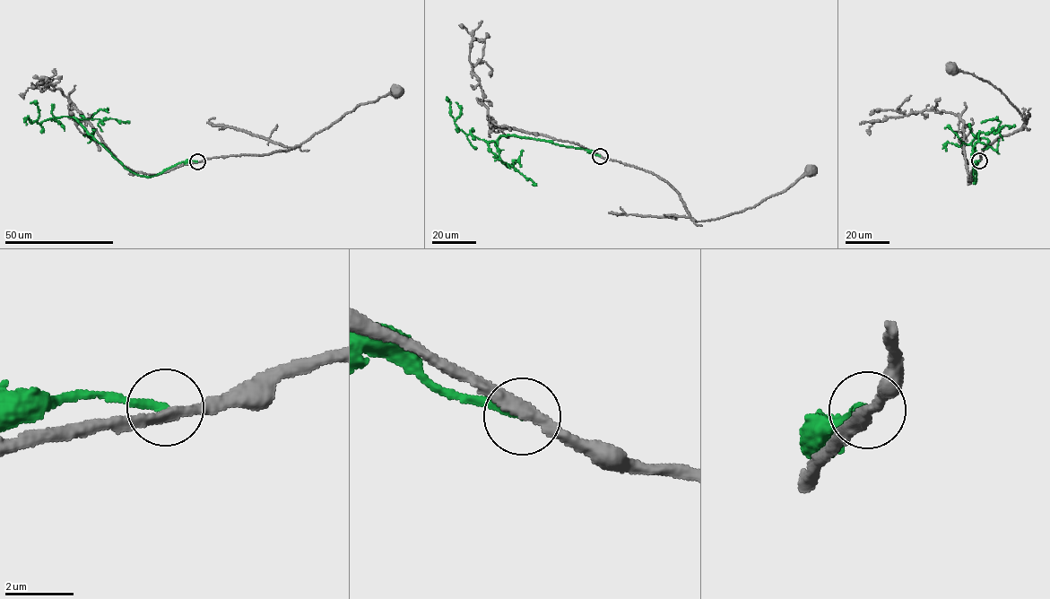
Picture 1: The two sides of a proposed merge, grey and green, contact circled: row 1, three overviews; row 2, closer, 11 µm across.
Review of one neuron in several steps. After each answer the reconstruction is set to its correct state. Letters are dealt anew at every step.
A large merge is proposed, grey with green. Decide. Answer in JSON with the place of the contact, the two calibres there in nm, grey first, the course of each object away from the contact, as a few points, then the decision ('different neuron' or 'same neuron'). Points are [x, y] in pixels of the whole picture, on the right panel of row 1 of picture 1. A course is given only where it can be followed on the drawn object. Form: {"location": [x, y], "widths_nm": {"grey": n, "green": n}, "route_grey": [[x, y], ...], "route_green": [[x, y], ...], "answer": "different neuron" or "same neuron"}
{"location": [979, 160], "widths_nm": {"grey": 320, "green": 240}, "route_grey": [[979, 160], [985, 146], [999, 137], [1019, 131], [1025, 124], [1019, 111], [998, 88], [972, 73], [951, 68]], "route_green": [[979, 160], [975, 165], [975, 183], [972, 156], [979, 133], [969, 144], [959, 146], [948, 143], [946, 151]], "answer": "different neuron"}

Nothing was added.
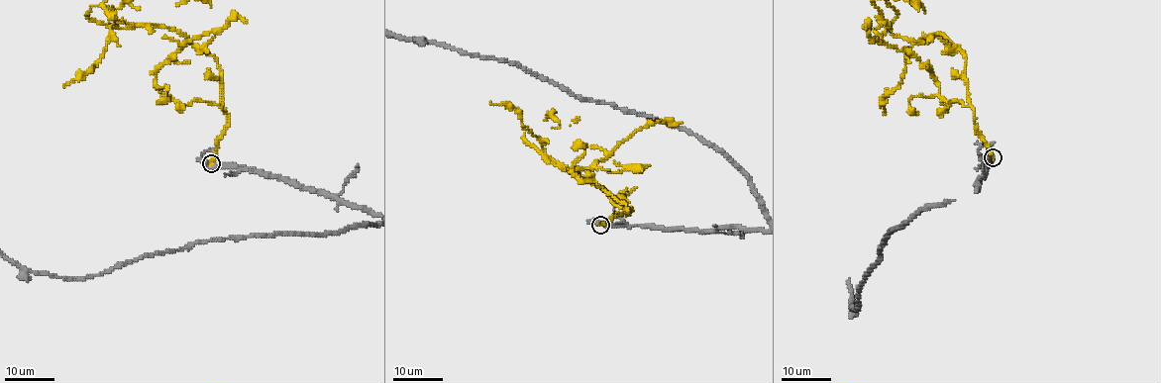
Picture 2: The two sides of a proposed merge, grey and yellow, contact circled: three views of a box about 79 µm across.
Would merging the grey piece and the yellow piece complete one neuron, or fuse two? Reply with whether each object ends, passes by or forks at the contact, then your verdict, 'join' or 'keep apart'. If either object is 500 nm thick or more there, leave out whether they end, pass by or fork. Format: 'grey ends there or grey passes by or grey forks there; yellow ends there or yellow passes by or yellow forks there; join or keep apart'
keep apart

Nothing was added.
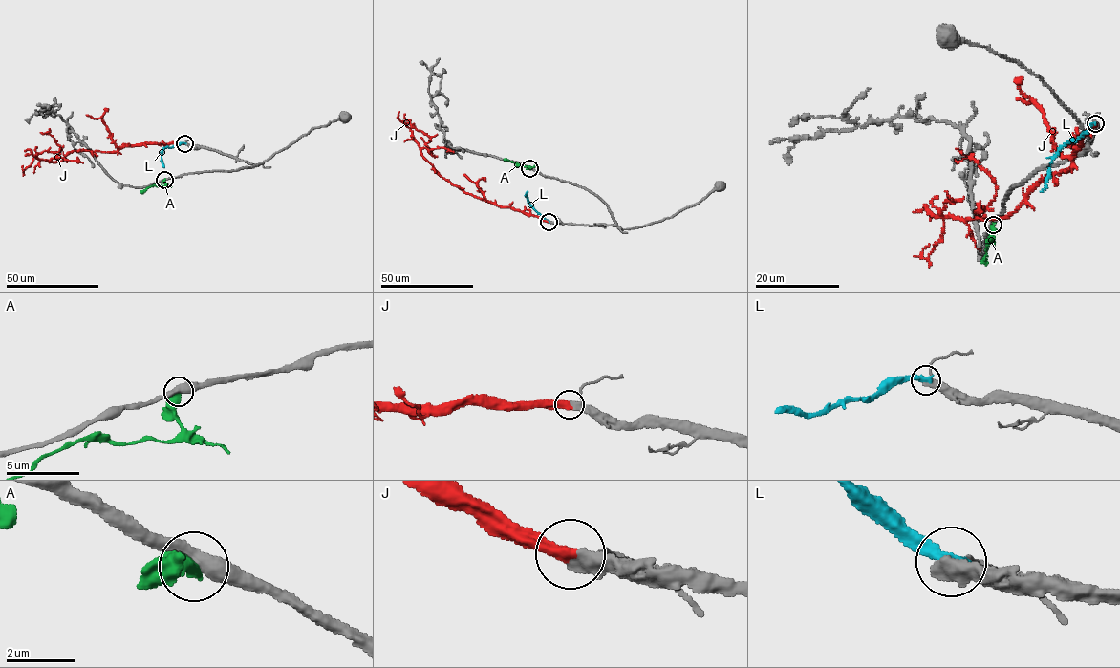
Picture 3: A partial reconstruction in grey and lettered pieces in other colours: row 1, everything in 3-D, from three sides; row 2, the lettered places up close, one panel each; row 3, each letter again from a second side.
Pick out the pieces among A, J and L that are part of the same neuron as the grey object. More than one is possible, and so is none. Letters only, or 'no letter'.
J

